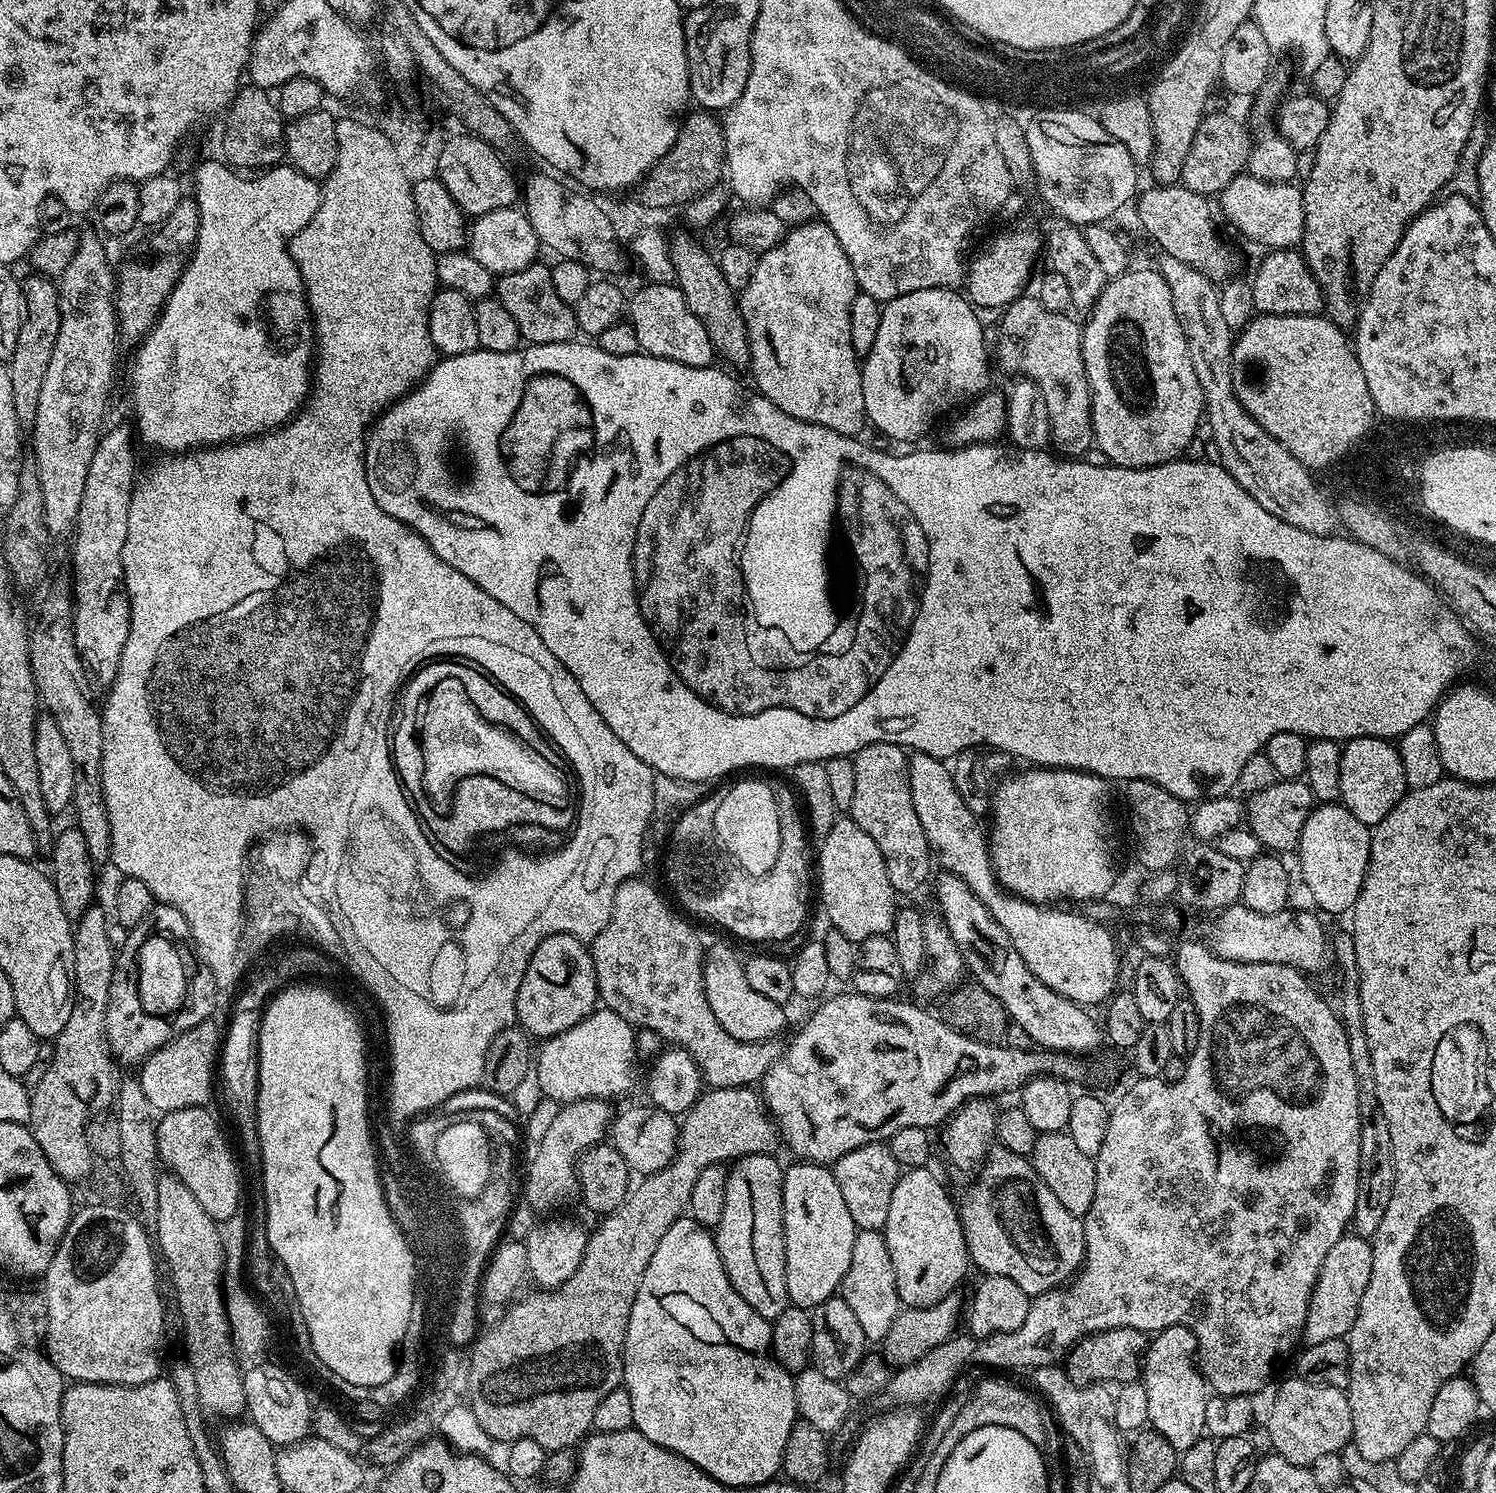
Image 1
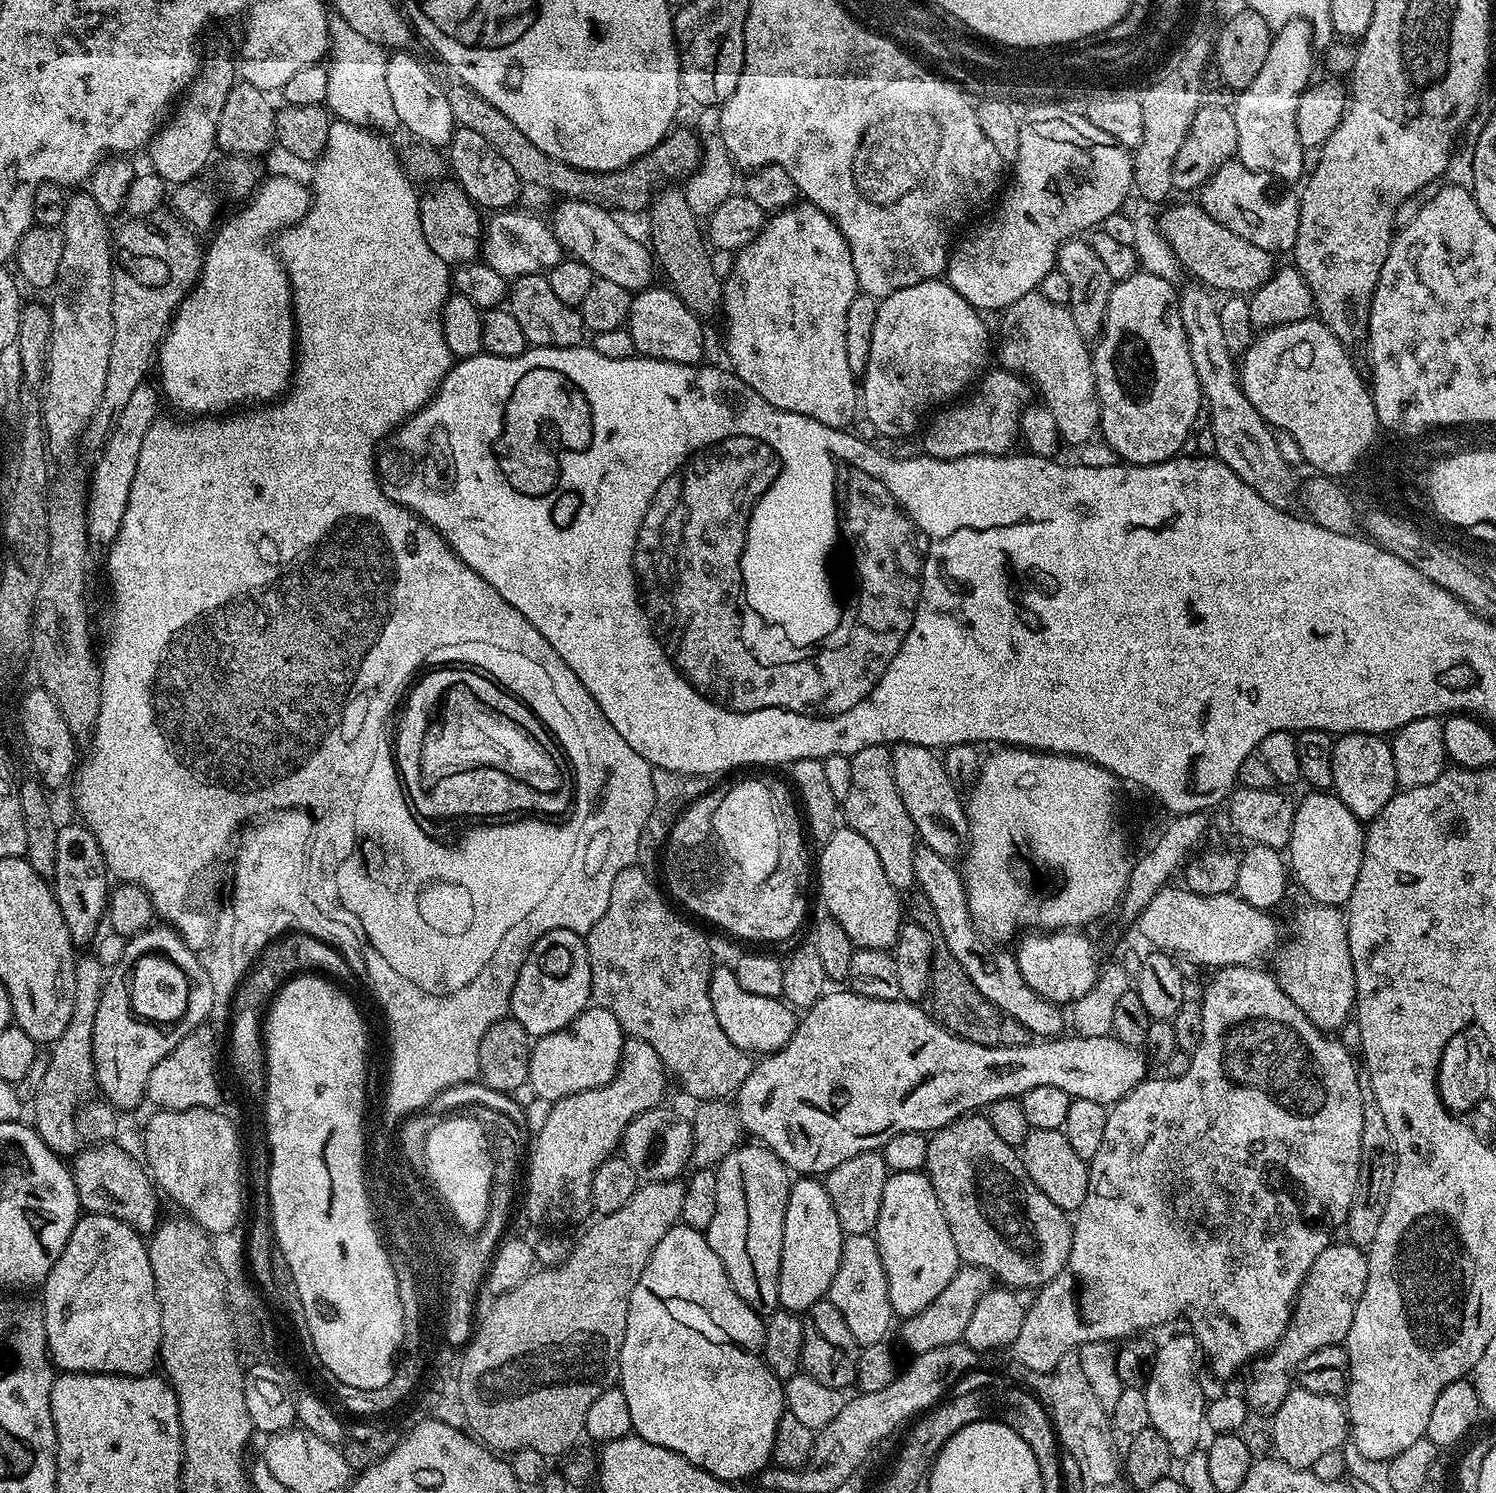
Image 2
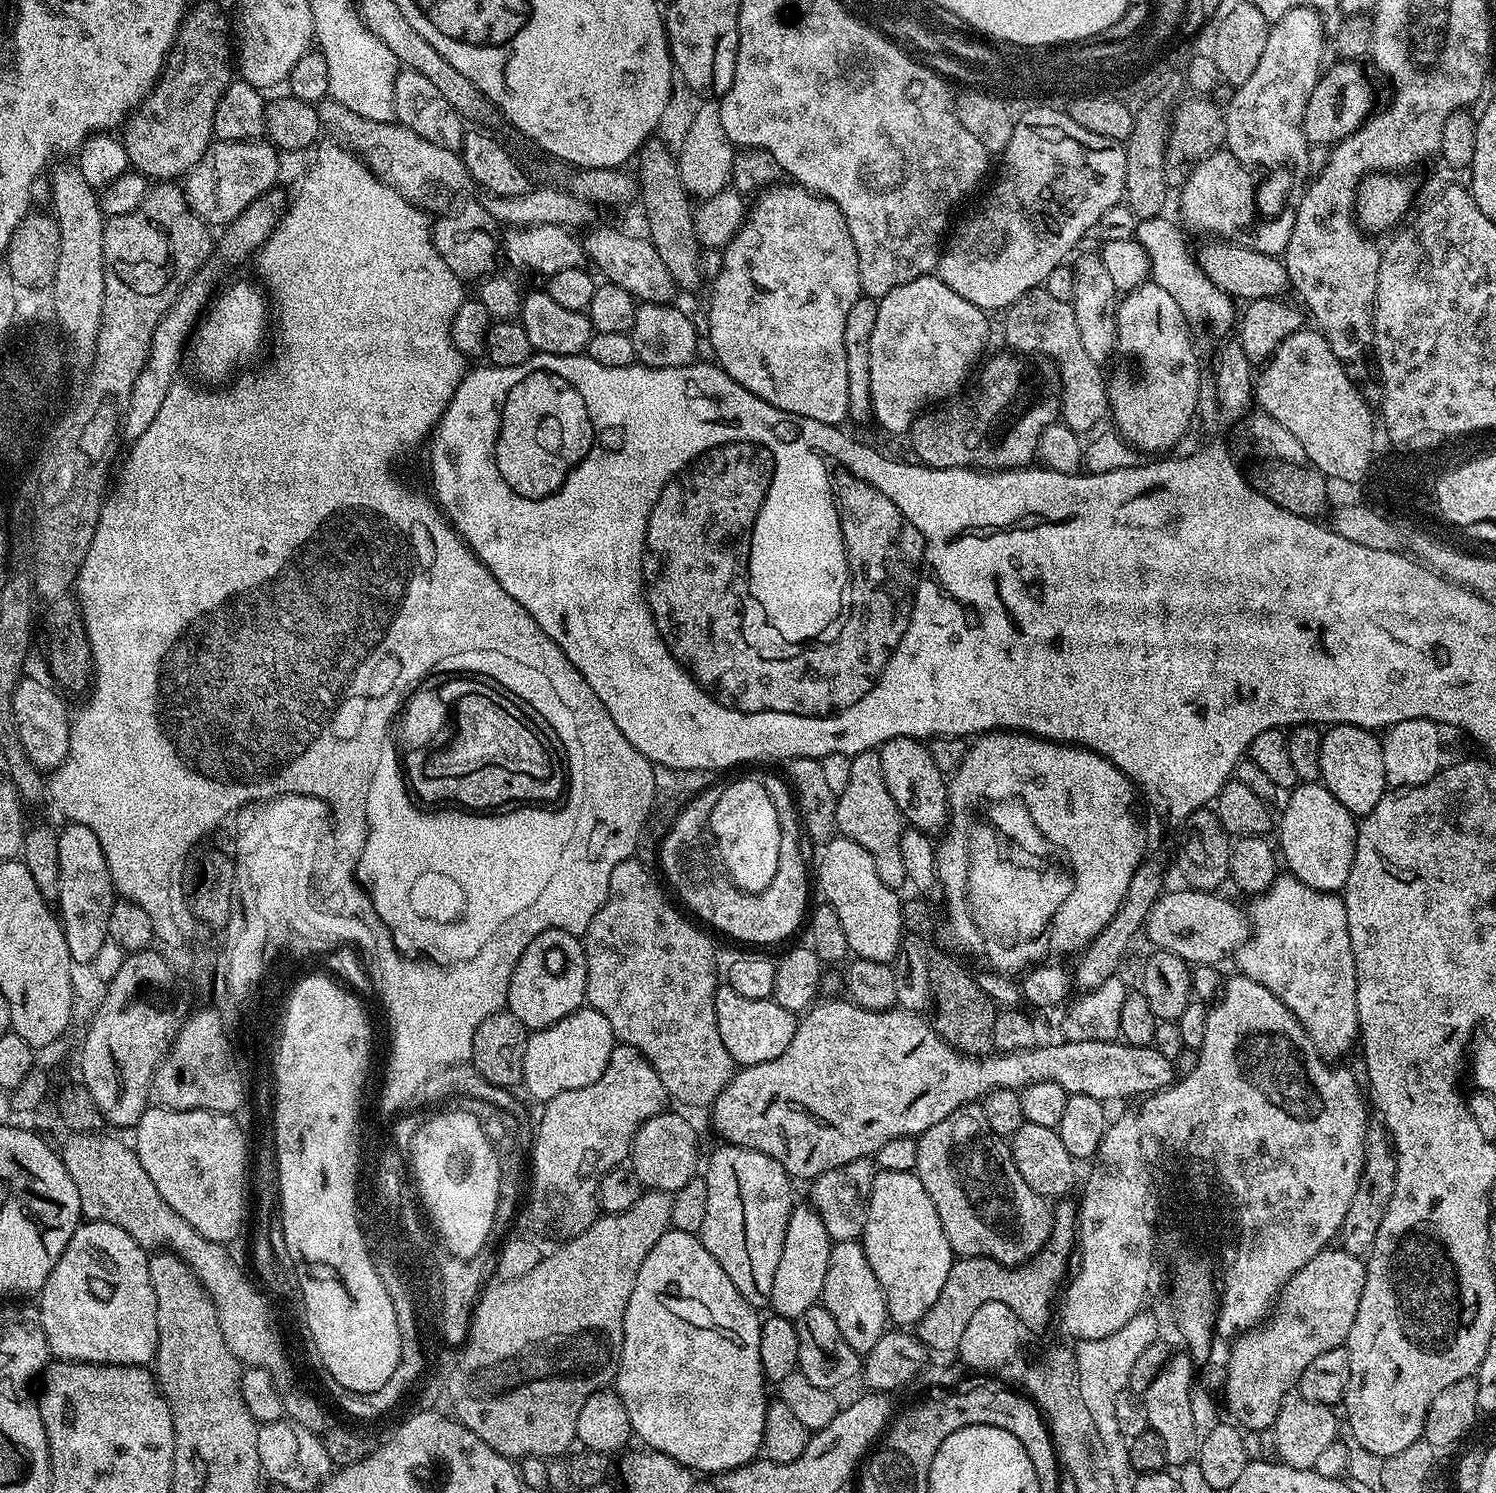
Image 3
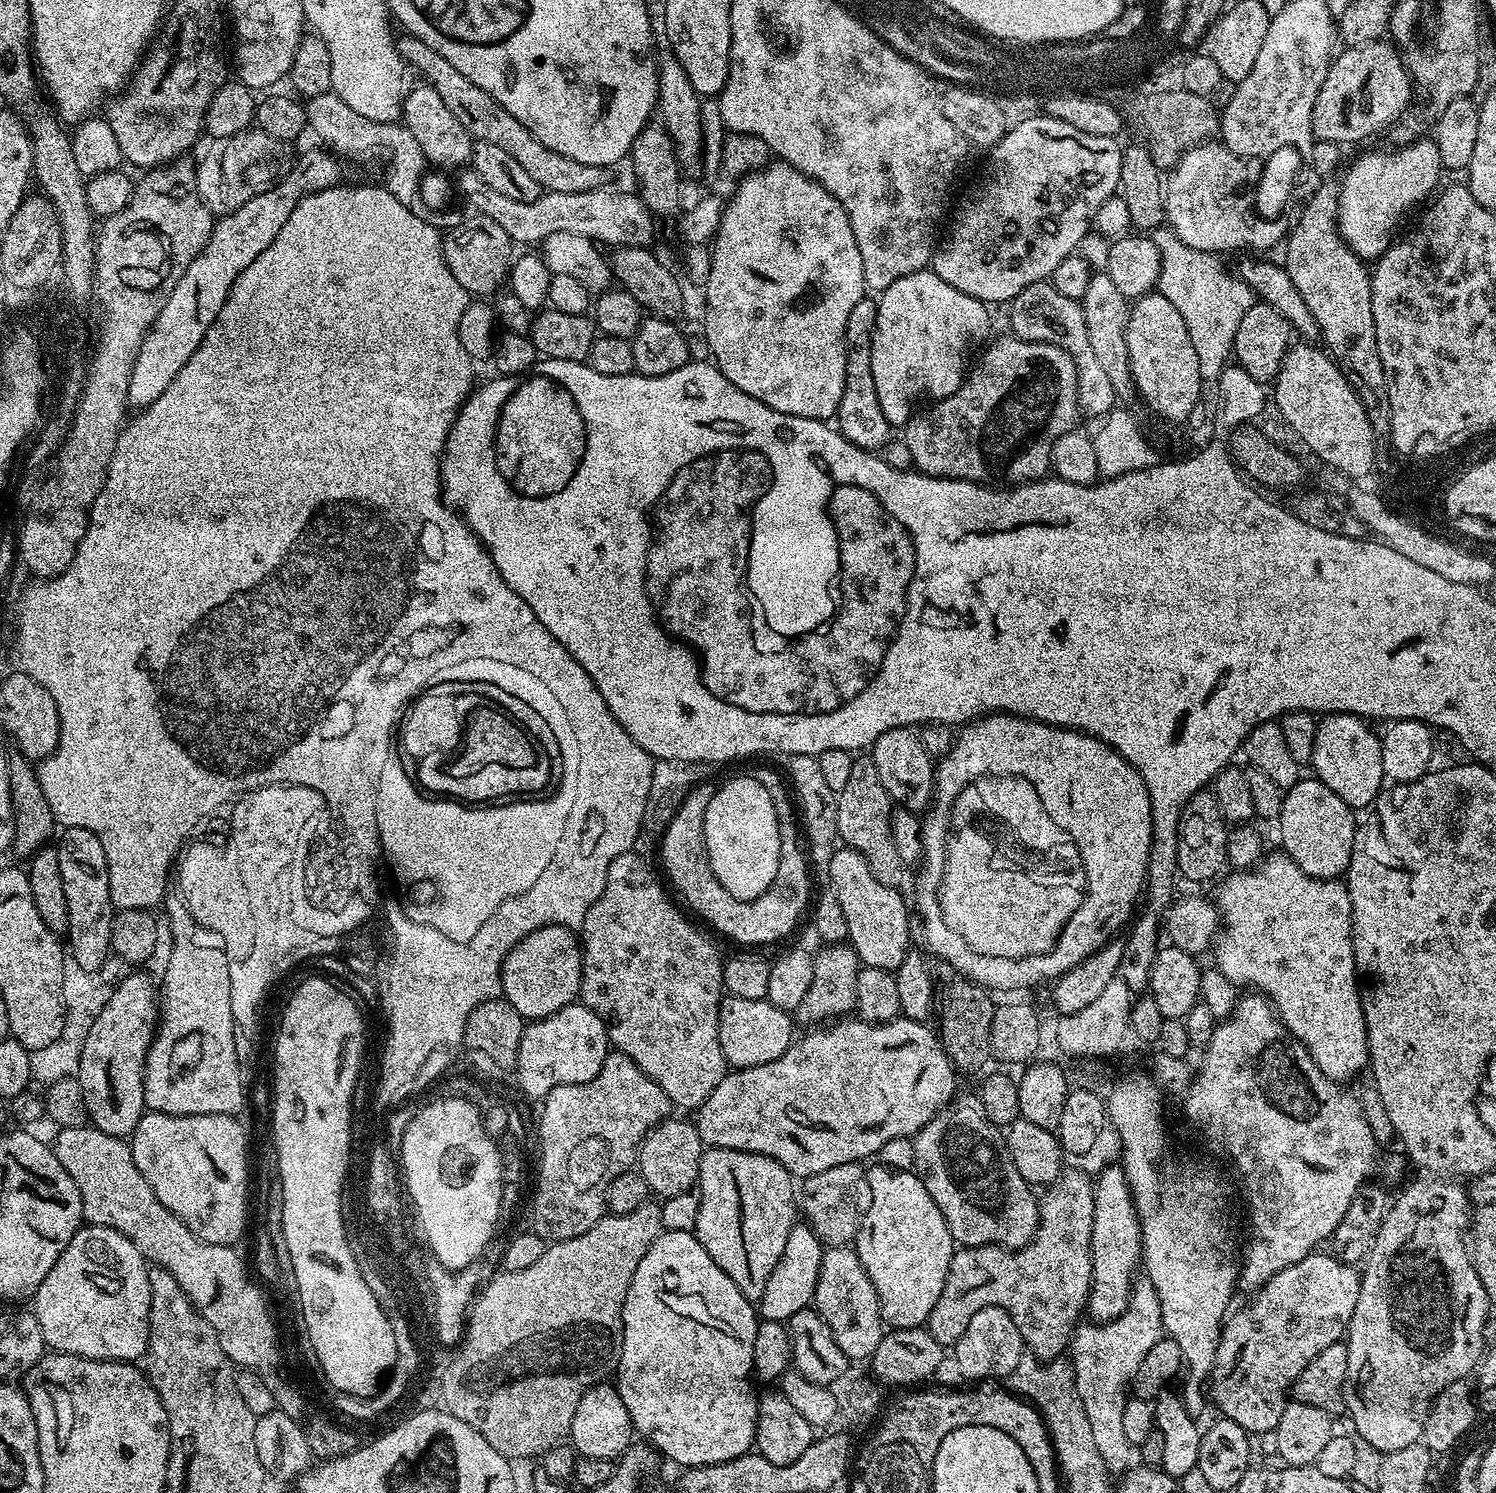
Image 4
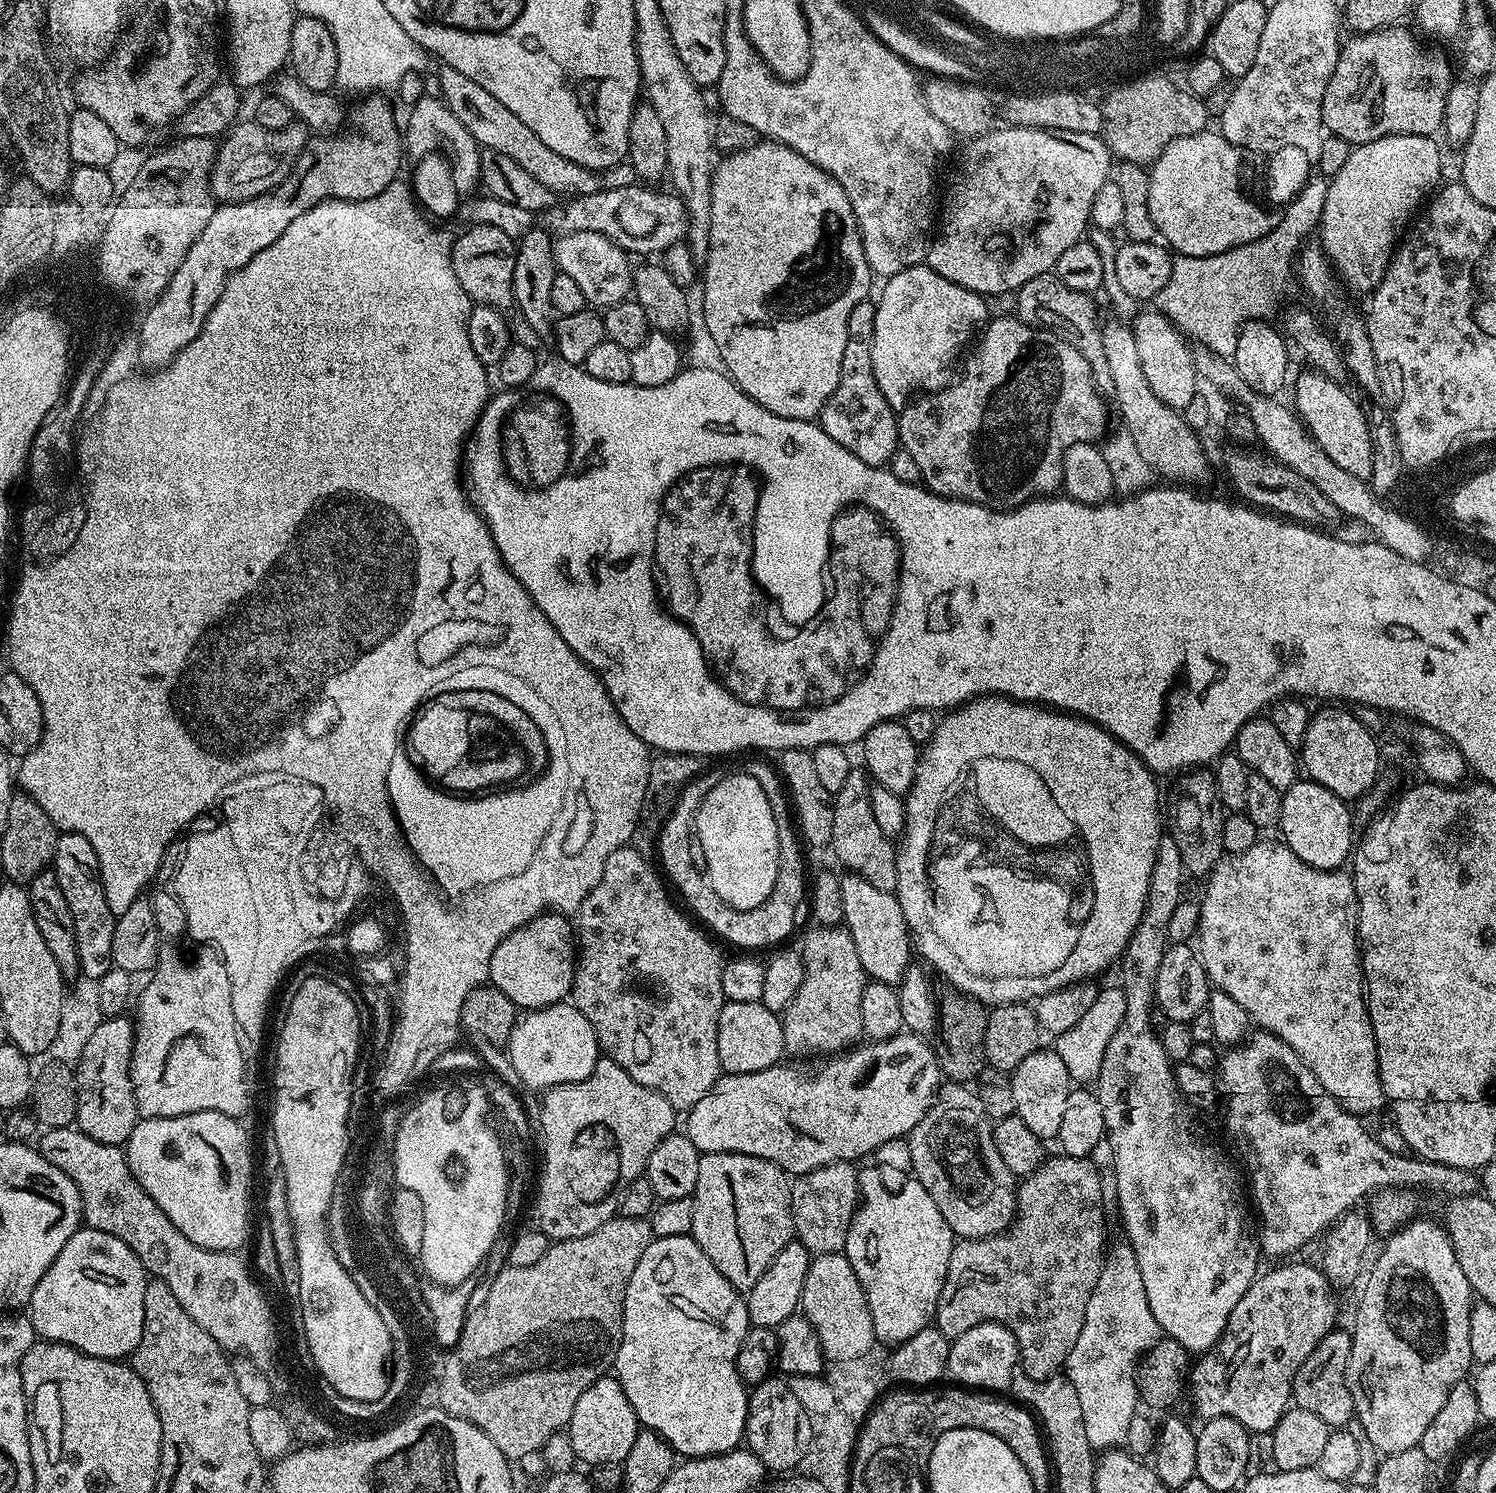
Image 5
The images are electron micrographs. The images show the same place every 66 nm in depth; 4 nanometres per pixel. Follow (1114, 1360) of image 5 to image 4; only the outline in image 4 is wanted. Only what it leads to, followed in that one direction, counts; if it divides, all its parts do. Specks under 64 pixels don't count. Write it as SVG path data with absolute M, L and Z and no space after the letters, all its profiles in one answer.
M1133 1283L1126 1310L1122 1310L1118 1318L1081 1323L1072 1333L1070 1341L1070 1359L1076 1389L1082 1398L1082 1406L1086 1406L1086 1418L1090 1418L1090 1430L1094 1433L1098 1454L1102 1454L1102 1462L1106 1462L1109 1473L1112 1474L1123 1474L1137 1467L1138 1452L1126 1438L1122 1412L1130 1392L1134 1370L1138 1370L1138 1365L1142 1358L1146 1358L1150 1346L1166 1336L1158 1298L1149 1294L1145 1285L1141 1284Z

